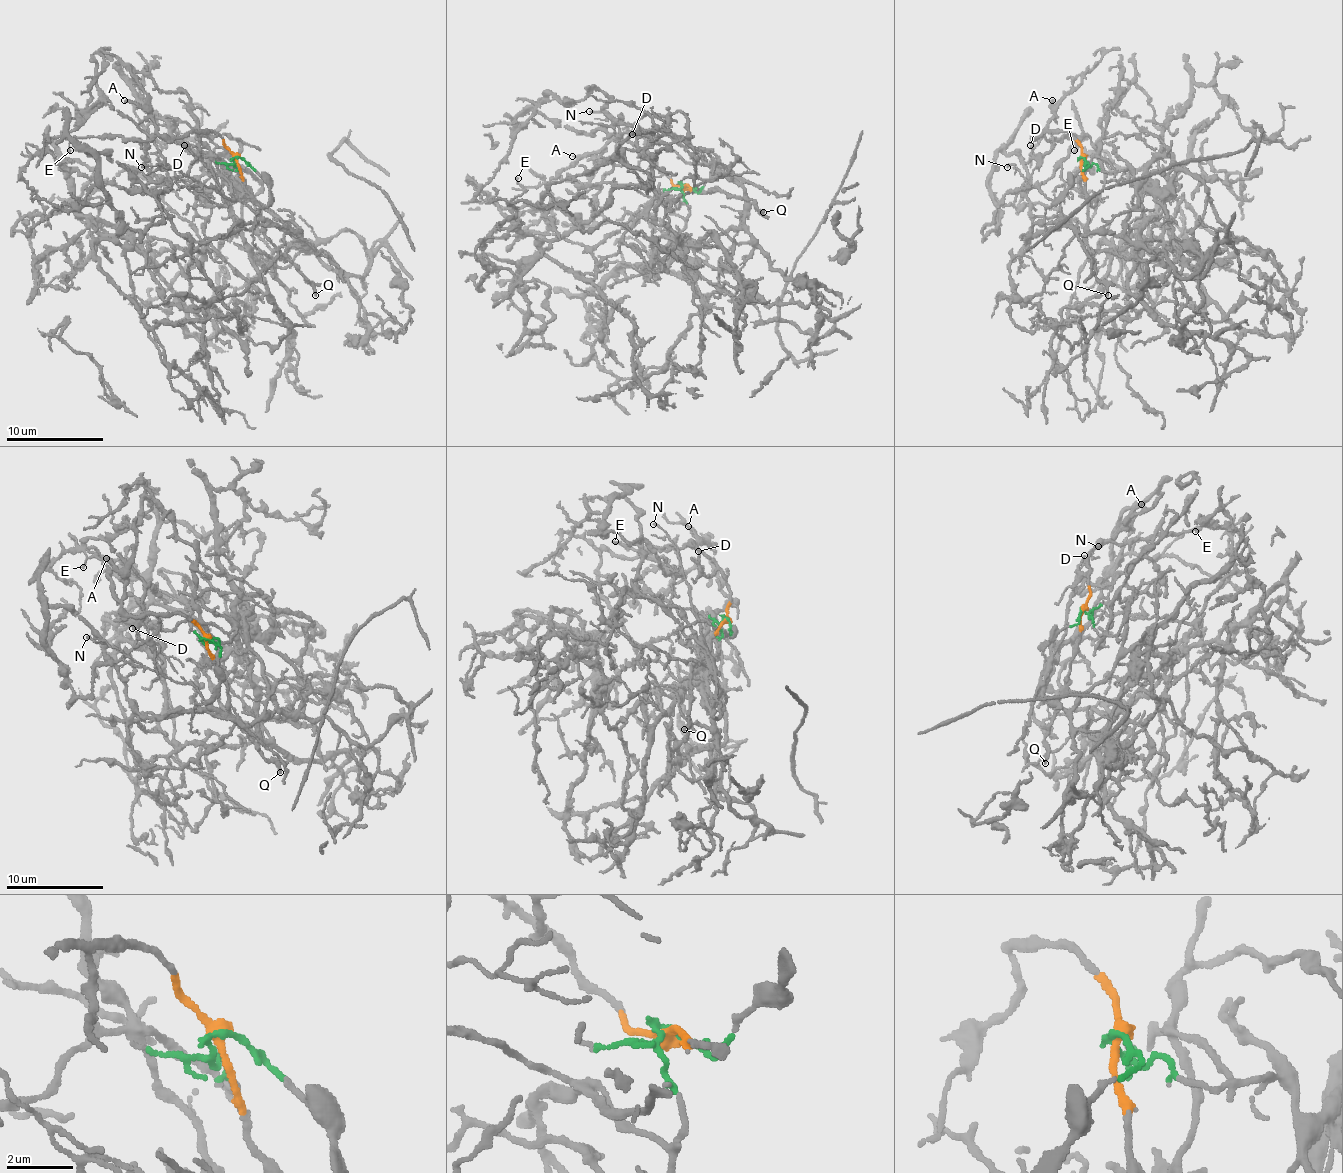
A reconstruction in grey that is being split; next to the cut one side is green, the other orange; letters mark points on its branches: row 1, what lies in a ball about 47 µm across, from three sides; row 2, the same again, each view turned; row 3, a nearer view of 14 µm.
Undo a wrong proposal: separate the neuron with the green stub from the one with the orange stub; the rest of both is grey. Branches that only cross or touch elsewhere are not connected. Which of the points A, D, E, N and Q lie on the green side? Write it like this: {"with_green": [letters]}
{"with_green": ["N"]}

